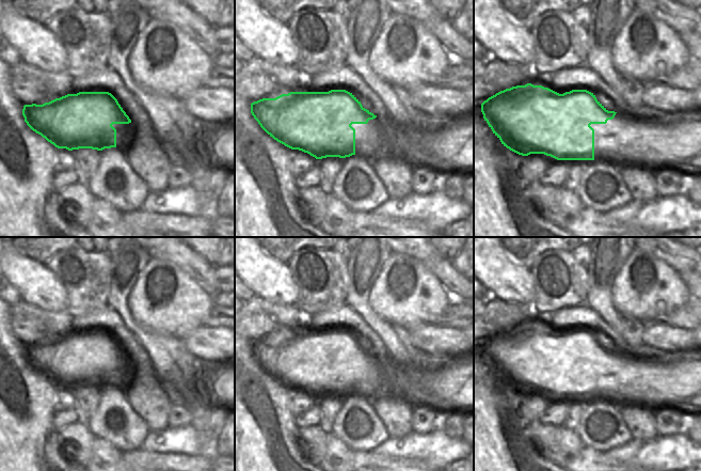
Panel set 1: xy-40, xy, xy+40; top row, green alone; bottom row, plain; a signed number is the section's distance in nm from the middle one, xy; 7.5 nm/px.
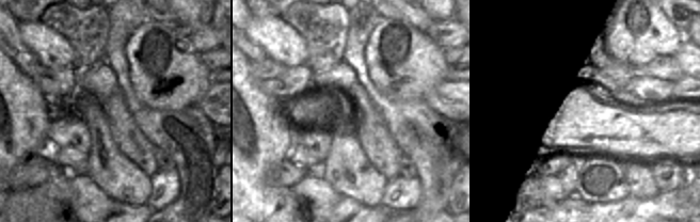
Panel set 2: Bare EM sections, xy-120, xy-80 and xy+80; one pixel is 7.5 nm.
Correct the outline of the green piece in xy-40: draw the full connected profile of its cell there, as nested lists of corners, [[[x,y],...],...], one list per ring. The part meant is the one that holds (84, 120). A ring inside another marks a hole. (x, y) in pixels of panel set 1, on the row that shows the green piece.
[[[109,92],[67,94],[43,105],[25,105],[22,115],[27,125],[58,148],[68,151],[92,148],[102,151],[131,148],[138,136],[134,125],[117,99]]]

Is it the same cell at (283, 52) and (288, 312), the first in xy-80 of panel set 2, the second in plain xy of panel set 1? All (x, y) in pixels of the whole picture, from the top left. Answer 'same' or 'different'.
different

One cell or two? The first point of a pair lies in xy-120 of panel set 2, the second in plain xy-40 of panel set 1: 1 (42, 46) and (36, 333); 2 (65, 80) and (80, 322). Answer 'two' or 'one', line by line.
1: two
2: two

